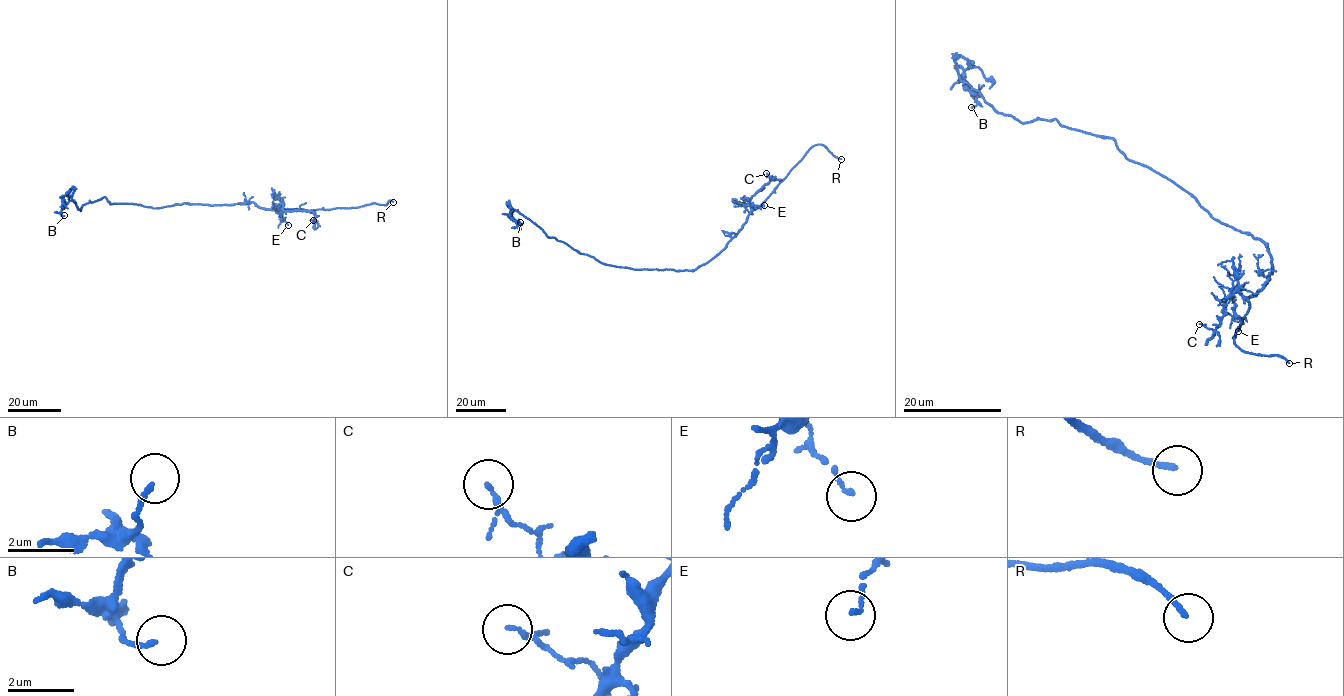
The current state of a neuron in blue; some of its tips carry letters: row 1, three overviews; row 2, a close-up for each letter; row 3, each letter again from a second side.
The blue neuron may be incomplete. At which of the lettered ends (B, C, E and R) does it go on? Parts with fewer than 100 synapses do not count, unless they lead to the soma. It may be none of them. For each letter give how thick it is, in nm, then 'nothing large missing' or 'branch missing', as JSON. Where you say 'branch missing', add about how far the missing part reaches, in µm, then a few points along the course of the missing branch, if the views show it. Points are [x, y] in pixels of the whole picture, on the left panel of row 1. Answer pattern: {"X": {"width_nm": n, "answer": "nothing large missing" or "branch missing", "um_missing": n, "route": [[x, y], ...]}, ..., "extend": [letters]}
{"B": {"width_nm": 130, "answer": "nothing large missing"}, "C": {"width_nm": 100, "answer": "nothing large missing"}, "E": {"width_nm": 120, "answer": "nothing large missing"}, "R": {"width_nm": 140, "answer": "branch missing", "um_missing": 15, "route": [[393, 202], [397, 206], [408, 204], [410, 199]]}, "extend": ["R"]}

